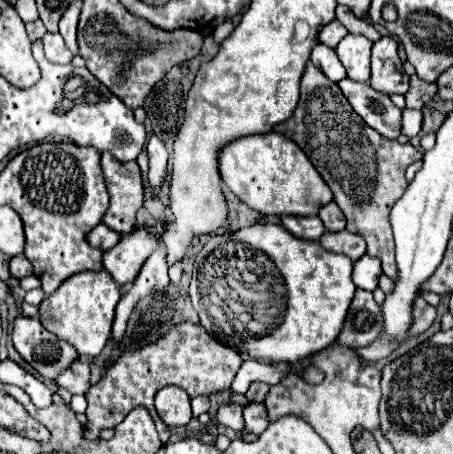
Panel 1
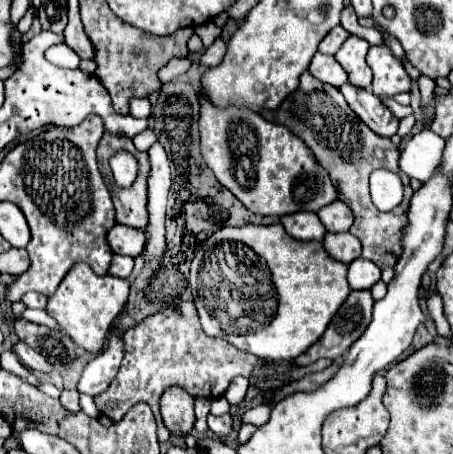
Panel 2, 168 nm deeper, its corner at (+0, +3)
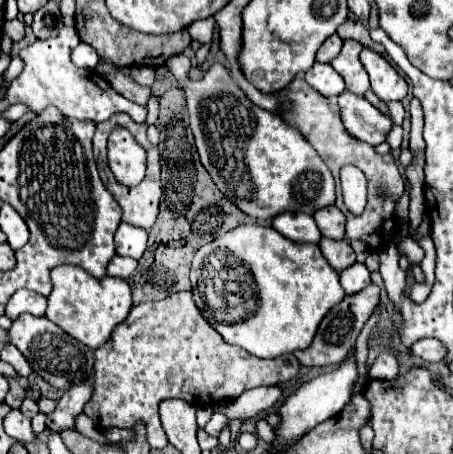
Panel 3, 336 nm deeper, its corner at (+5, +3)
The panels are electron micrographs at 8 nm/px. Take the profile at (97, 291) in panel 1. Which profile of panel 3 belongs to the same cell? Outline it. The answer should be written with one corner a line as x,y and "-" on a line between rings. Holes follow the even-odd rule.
60,265
52,271
52,283
54,289
48,295
46,317
90,349
104,345
114,327
120,325
132,309
132,293
126,279
96,279
76,265

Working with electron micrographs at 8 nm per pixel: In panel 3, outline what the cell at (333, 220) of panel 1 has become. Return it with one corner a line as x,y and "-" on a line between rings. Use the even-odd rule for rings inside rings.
330,205
328,209
320,209
314,213
314,221
320,229
320,233
324,237
330,239
344,239
344,225
346,225
346,217
340,209
336,209
336,205

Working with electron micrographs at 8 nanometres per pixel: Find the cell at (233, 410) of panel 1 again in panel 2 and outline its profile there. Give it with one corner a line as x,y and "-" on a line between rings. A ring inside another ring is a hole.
257,405
253,409
247,409
241,417
243,423
251,423
255,427
261,427
269,421
269,405

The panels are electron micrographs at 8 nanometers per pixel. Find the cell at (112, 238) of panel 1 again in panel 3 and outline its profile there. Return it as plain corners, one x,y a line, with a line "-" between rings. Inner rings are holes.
122,223
116,231
116,253
124,257
140,259
142,253
146,251
146,241
148,241
146,229

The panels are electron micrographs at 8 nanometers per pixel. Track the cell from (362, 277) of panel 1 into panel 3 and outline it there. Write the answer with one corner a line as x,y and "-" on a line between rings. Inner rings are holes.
356,263
340,273
340,285
346,291
346,295
354,295
370,285
370,271
366,269
366,265

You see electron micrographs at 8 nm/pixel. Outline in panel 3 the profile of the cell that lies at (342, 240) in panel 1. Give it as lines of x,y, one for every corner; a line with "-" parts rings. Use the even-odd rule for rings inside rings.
322,237
318,245
320,245
320,249
322,249
326,261
328,261
338,273
356,263
356,253
354,253
354,249
350,247
350,243
348,243
346,239
342,239
342,241
332,241
332,239
328,239
328,237

